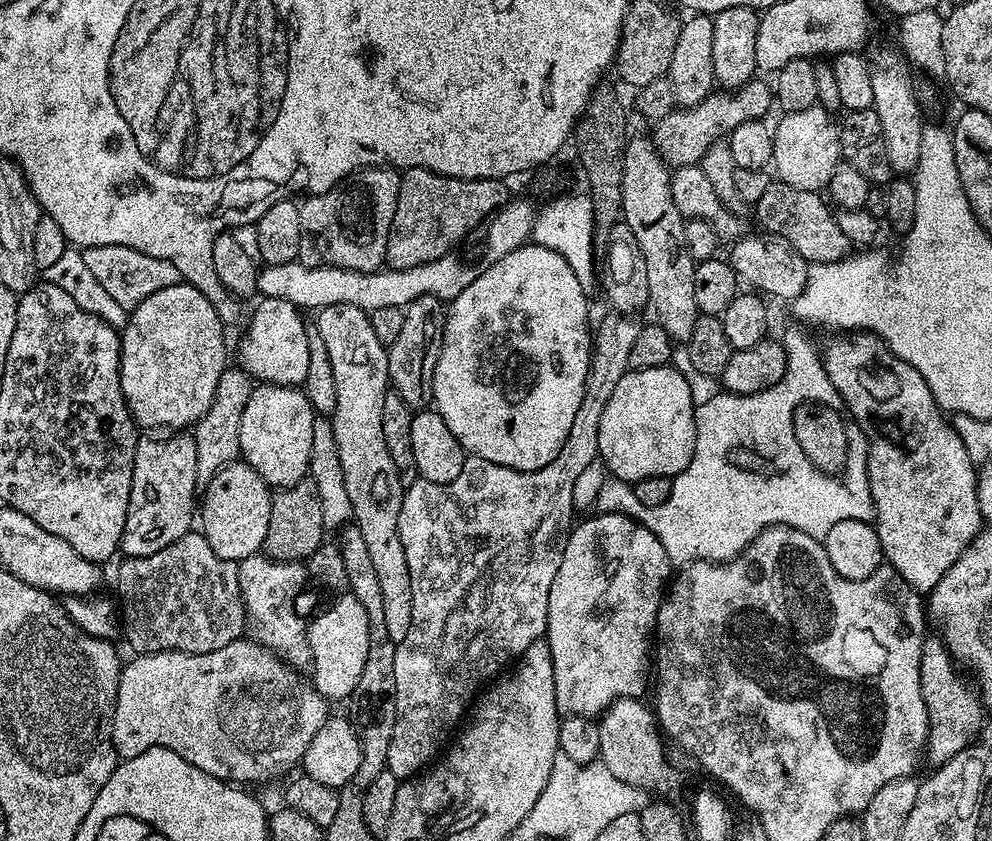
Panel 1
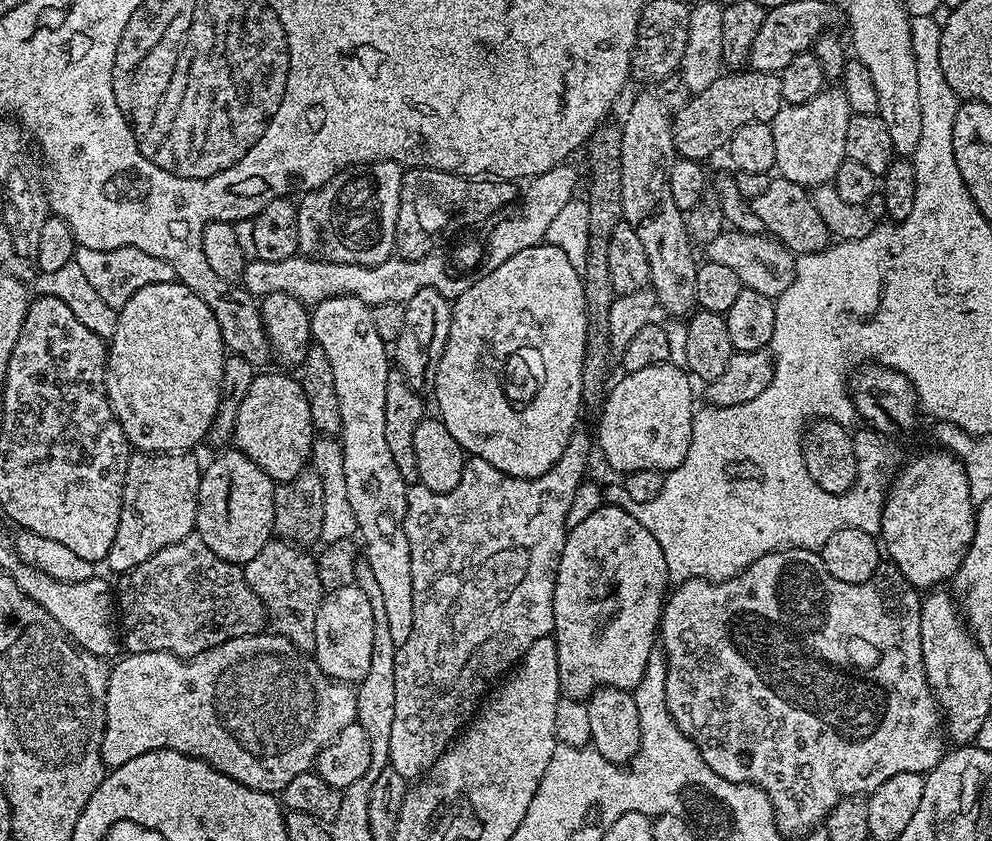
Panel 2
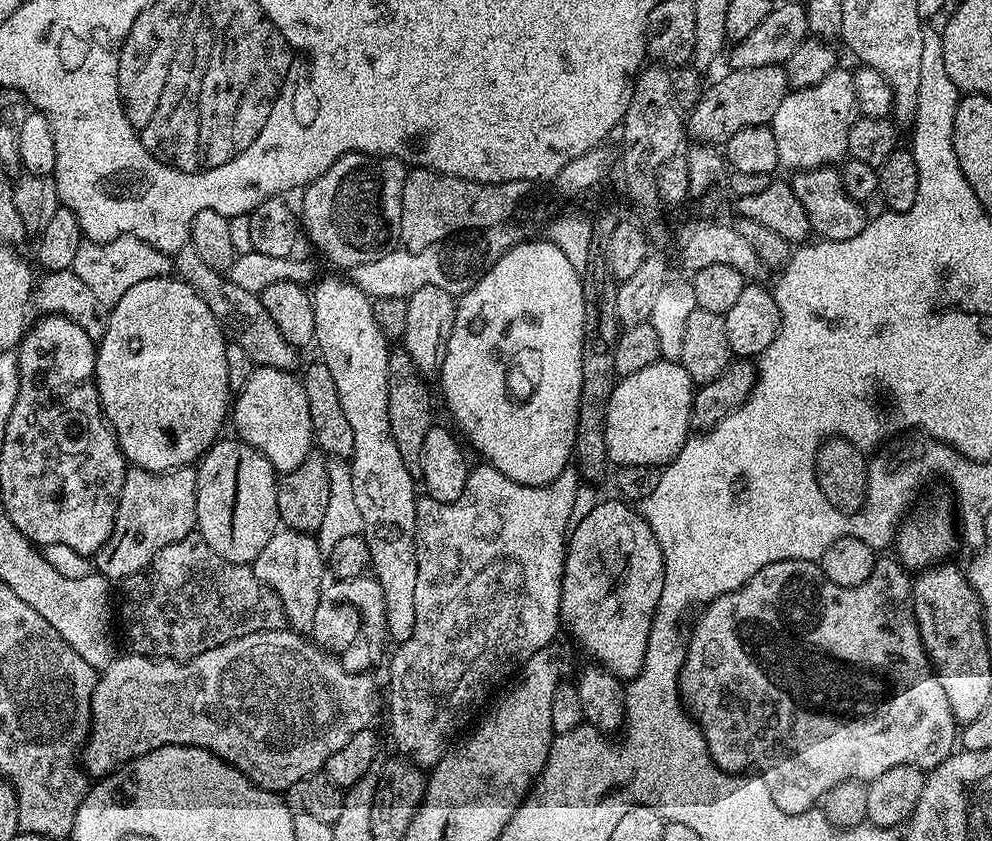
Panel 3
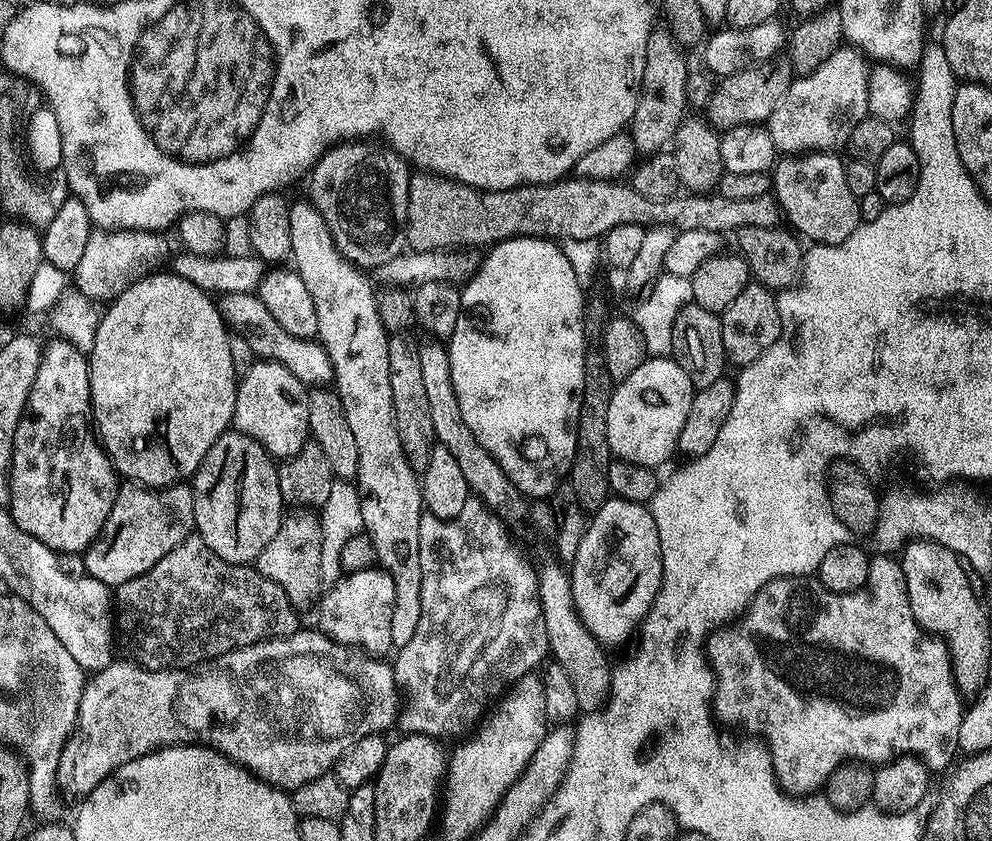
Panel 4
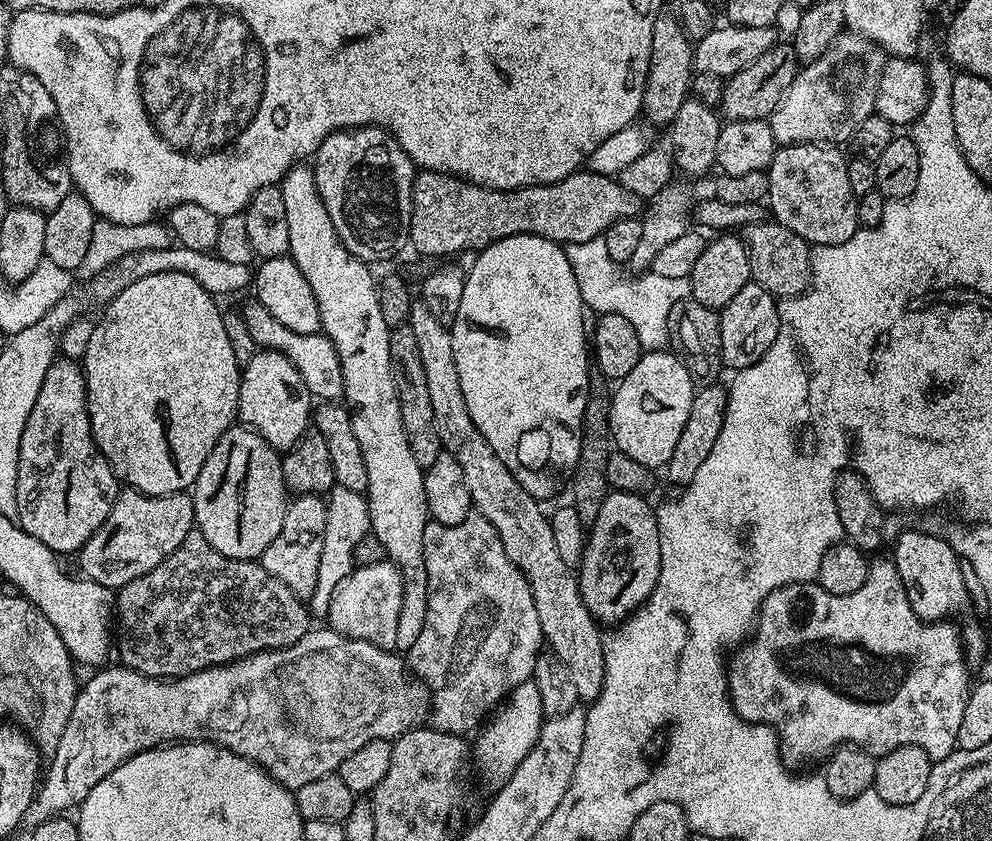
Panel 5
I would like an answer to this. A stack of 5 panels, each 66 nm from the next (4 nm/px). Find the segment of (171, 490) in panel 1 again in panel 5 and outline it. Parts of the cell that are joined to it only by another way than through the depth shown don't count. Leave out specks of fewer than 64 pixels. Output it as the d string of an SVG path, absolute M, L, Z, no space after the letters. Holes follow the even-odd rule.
M125 487L117 495L114 506L102 526L84 543L78 553L80 568L85 577L102 586L119 590L126 582L142 578L158 566L194 531L196 515L191 495L175 492L169 496L148 496Z

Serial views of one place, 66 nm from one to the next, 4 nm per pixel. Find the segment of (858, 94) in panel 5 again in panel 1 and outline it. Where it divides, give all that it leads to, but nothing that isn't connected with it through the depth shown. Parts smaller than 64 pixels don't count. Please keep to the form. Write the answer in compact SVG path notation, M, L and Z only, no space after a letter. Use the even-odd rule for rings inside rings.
M817 106L784 112L781 120L774 124L774 154L771 167L776 168L775 179L782 184L789 184L798 190L820 192L827 189L834 170L842 162L840 155L840 130L833 113L827 108Z

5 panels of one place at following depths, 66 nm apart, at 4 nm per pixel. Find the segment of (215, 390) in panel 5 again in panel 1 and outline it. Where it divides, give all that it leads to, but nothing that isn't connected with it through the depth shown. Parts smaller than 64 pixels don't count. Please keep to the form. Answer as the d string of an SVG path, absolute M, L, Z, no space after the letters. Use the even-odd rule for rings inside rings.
M187 282L166 286L166 290L158 290L158 294L150 294L150 298L146 298L141 304L131 309L128 323L120 332L120 385L122 386L124 401L128 404L128 410L141 429L188 430L200 421L202 414L206 414L206 410L210 410L210 402L214 402L214 390L218 390L218 378L222 378L226 367L224 359L227 358L228 352L224 349L224 335L226 335L224 323L218 318L214 306L206 298L206 294L202 294L195 286Z

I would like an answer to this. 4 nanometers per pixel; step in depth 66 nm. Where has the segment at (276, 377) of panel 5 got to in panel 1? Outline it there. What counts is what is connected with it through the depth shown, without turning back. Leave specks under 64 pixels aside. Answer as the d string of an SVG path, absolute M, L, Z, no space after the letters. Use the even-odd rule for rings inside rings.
M266 383L253 387L250 402L242 410L240 456L243 463L252 467L273 490L294 486L308 476L310 445L314 439L312 423L316 417L299 387Z

